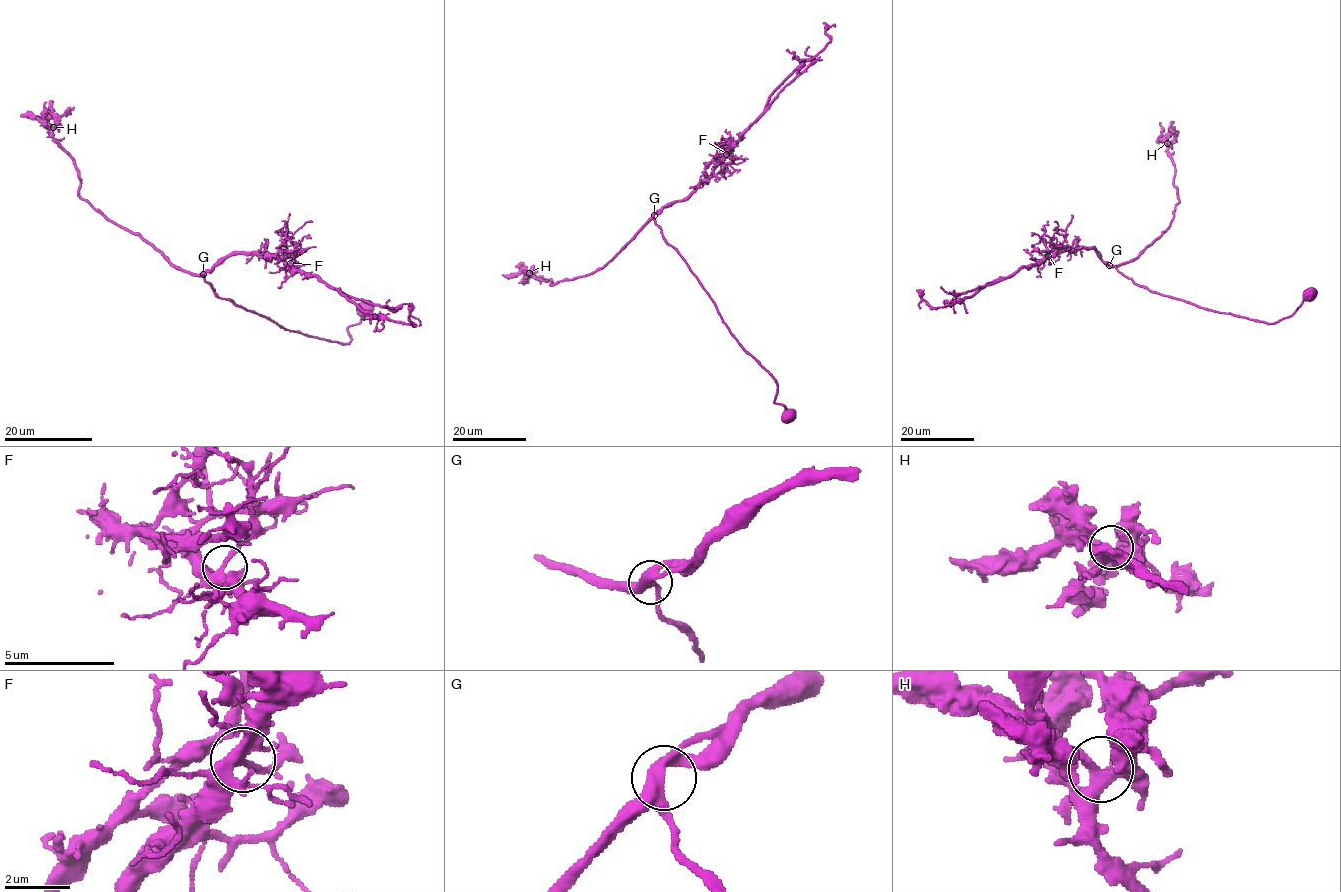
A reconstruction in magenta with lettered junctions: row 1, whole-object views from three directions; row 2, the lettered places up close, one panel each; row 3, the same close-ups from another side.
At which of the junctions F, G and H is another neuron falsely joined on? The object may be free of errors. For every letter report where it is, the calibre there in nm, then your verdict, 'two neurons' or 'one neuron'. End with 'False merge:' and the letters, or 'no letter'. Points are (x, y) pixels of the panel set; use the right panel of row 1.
F: at (1048, 256); 320 nm thick; one neuron
G: at (1109, 265); 340 nm thick; one neuron
H: at (1167, 143); 320 nm thick; one neuron
False merge: no letter

